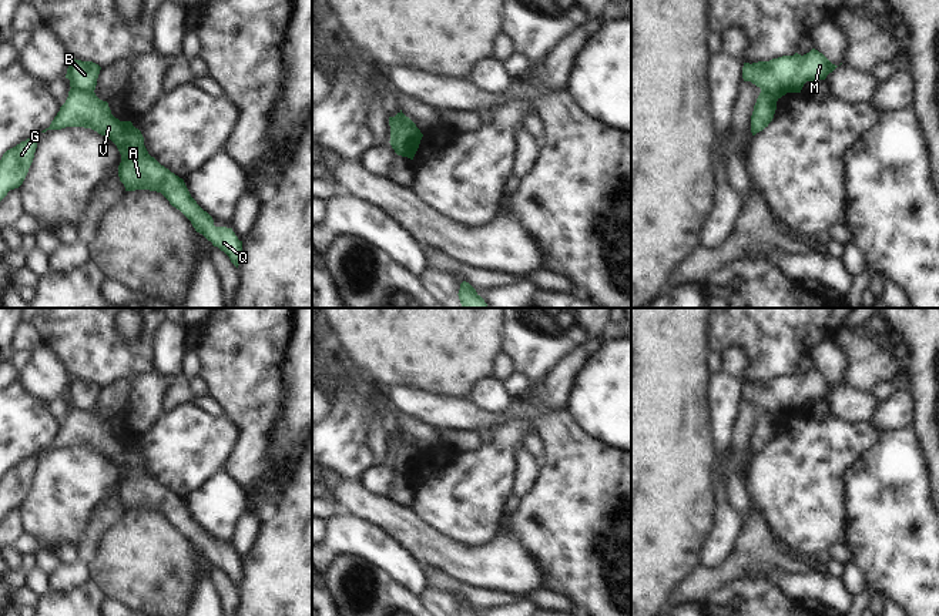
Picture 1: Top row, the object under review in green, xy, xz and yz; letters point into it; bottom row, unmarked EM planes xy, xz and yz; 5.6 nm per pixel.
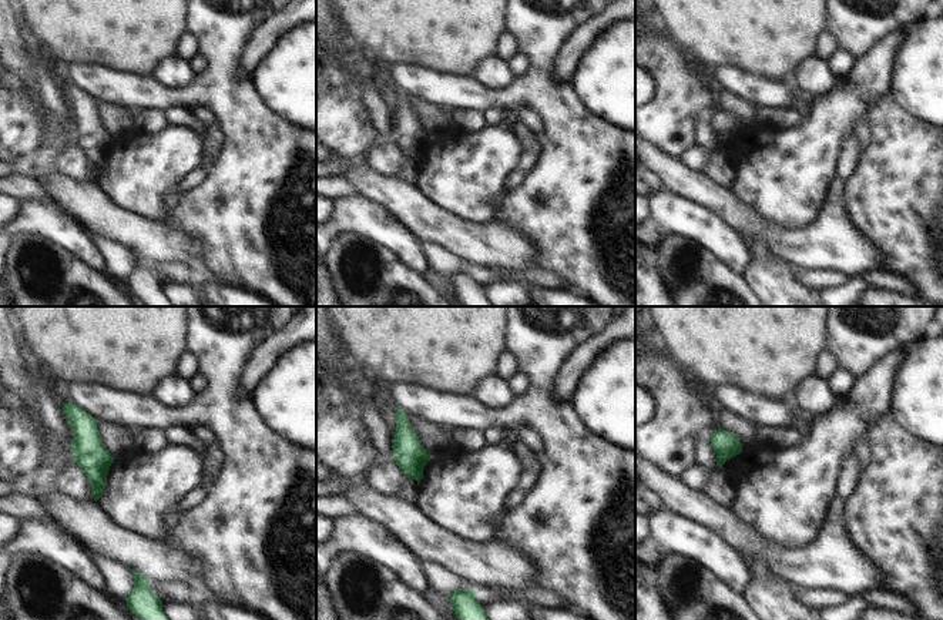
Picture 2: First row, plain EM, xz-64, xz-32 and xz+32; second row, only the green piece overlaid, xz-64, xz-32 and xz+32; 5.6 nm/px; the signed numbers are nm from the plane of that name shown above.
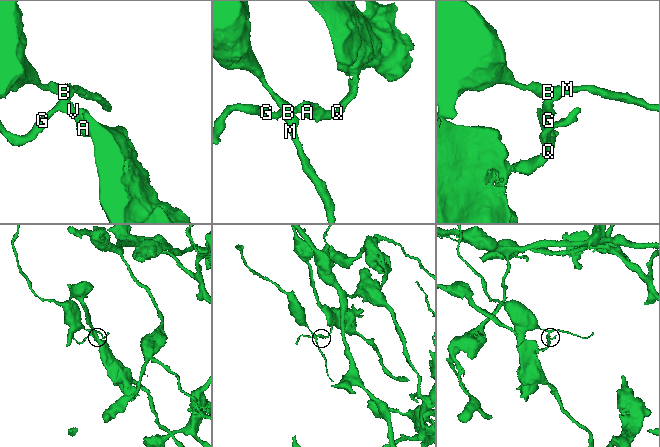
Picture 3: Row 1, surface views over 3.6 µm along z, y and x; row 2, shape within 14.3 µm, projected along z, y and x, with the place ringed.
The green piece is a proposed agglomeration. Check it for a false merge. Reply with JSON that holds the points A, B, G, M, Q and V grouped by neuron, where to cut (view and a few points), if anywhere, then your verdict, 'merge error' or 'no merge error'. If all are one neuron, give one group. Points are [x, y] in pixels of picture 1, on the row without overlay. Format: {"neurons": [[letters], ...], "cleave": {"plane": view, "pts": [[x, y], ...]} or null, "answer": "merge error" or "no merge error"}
{"neurons": [["A", "G", "Q", "V"], ["B", "M"]], "cleave": {"plane": "xy", "pts": [[71, 407], [80, 411], [93, 411]]}, "answer": "merge error"}

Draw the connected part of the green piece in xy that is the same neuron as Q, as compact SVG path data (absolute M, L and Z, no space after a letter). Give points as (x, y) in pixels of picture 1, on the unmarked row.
M70 408L66 422L43 449L61 449L66 446L84 446L110 458L121 473L118 496L125 510L150 509L161 512L172 526L180 529L214 566L224 570L238 587L242 579L242 560L232 548L215 546L212 536L191 516L182 498L161 485L151 476L144 465L144 456L131 441L120 441L111 433L107 421L100 419L94 411L81 412Z

